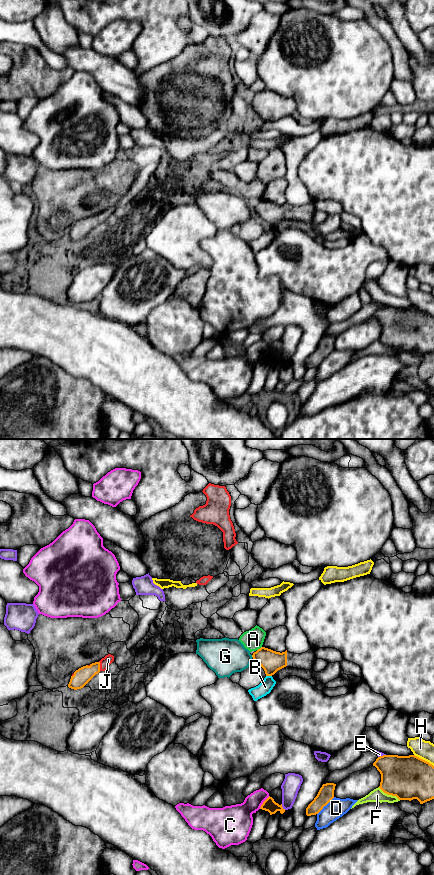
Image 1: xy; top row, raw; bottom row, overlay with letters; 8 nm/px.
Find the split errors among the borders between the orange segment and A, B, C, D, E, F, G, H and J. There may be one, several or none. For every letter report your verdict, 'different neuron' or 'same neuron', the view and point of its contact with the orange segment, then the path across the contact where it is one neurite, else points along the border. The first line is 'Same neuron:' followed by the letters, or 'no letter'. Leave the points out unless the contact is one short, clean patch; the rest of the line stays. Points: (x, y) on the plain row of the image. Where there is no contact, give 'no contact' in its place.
Same neuron: J
A: different neuron | xy (260, 200)
B: different neuron | xy (269, 227) | along xy (266, 227), (271, 228)
C: different neuron | xy (263, 354)
D: different neuron | xy (325, 357)
E: different neuron | xy (282, 359)
F: different neuron | xy (389, 346)
G: different neuron | xy (252, 208)
H: different neuron | xy (424, 312)
J: same neuron | xy (99, 218)

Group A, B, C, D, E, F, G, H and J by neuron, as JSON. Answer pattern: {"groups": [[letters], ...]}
{"groups": [["A"], ["B"], ["C"], ["D"], ["E"], ["F"], ["G"], ["H"], ["J"]]}

